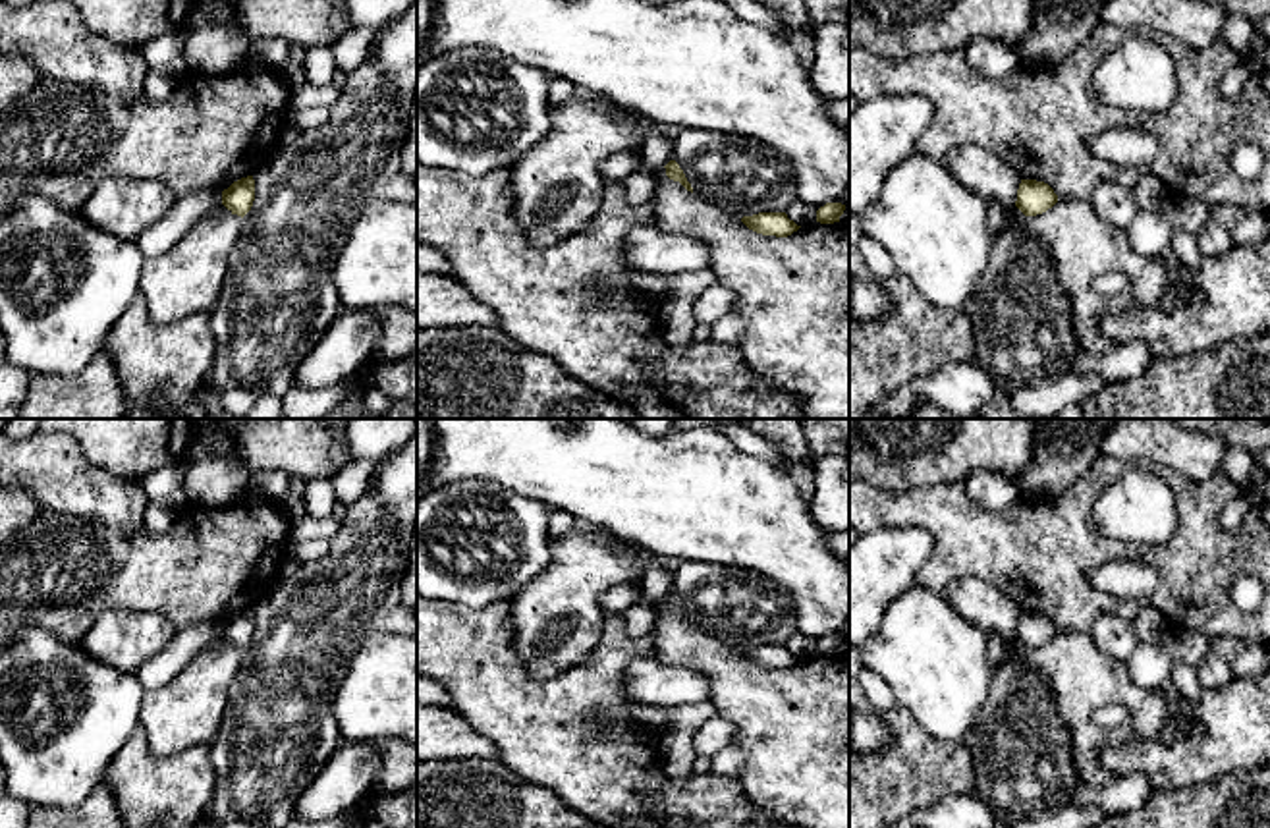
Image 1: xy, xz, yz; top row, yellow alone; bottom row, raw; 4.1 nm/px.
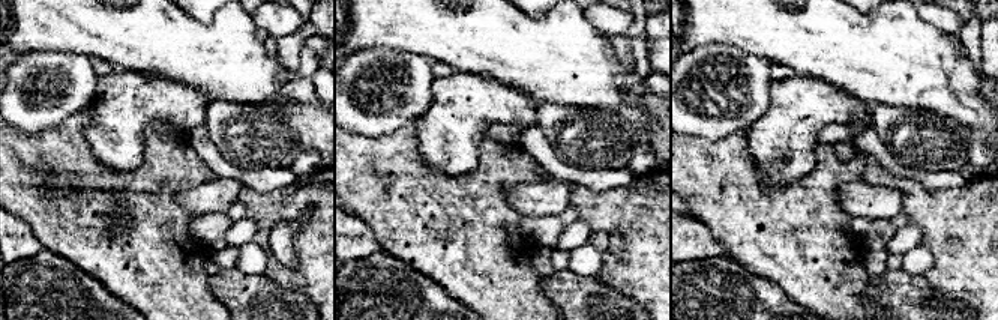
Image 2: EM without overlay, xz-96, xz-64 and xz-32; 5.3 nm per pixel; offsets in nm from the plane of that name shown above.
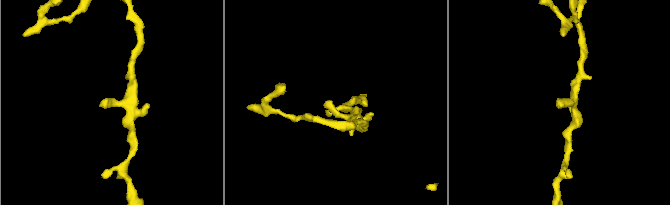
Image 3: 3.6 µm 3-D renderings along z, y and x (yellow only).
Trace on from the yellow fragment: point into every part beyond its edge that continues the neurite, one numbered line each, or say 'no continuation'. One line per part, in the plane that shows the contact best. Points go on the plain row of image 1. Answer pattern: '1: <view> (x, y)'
no continuation

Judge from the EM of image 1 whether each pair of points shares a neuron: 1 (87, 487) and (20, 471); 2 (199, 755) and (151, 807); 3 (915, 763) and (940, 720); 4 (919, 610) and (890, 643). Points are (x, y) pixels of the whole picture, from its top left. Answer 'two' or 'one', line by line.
1: one
2: one
3: two
4: one

